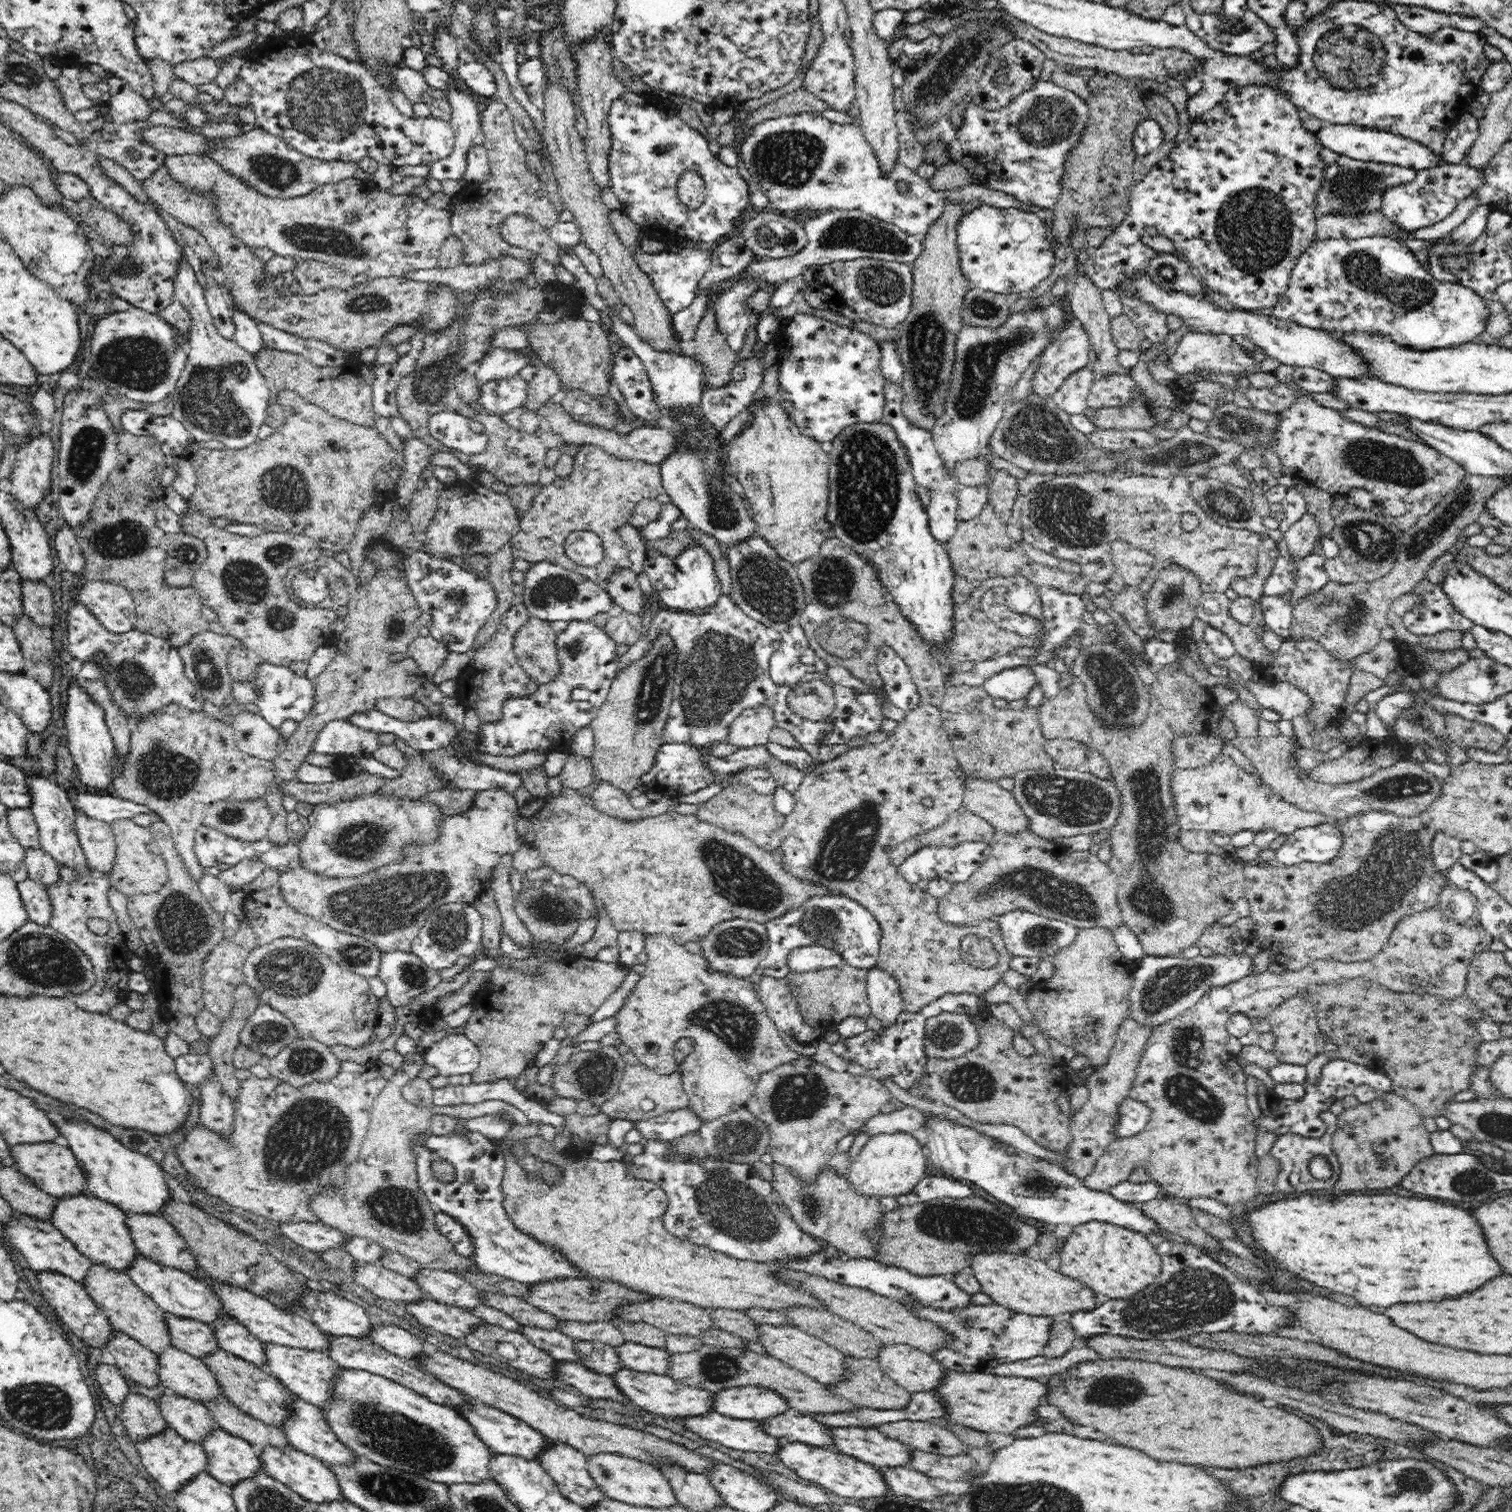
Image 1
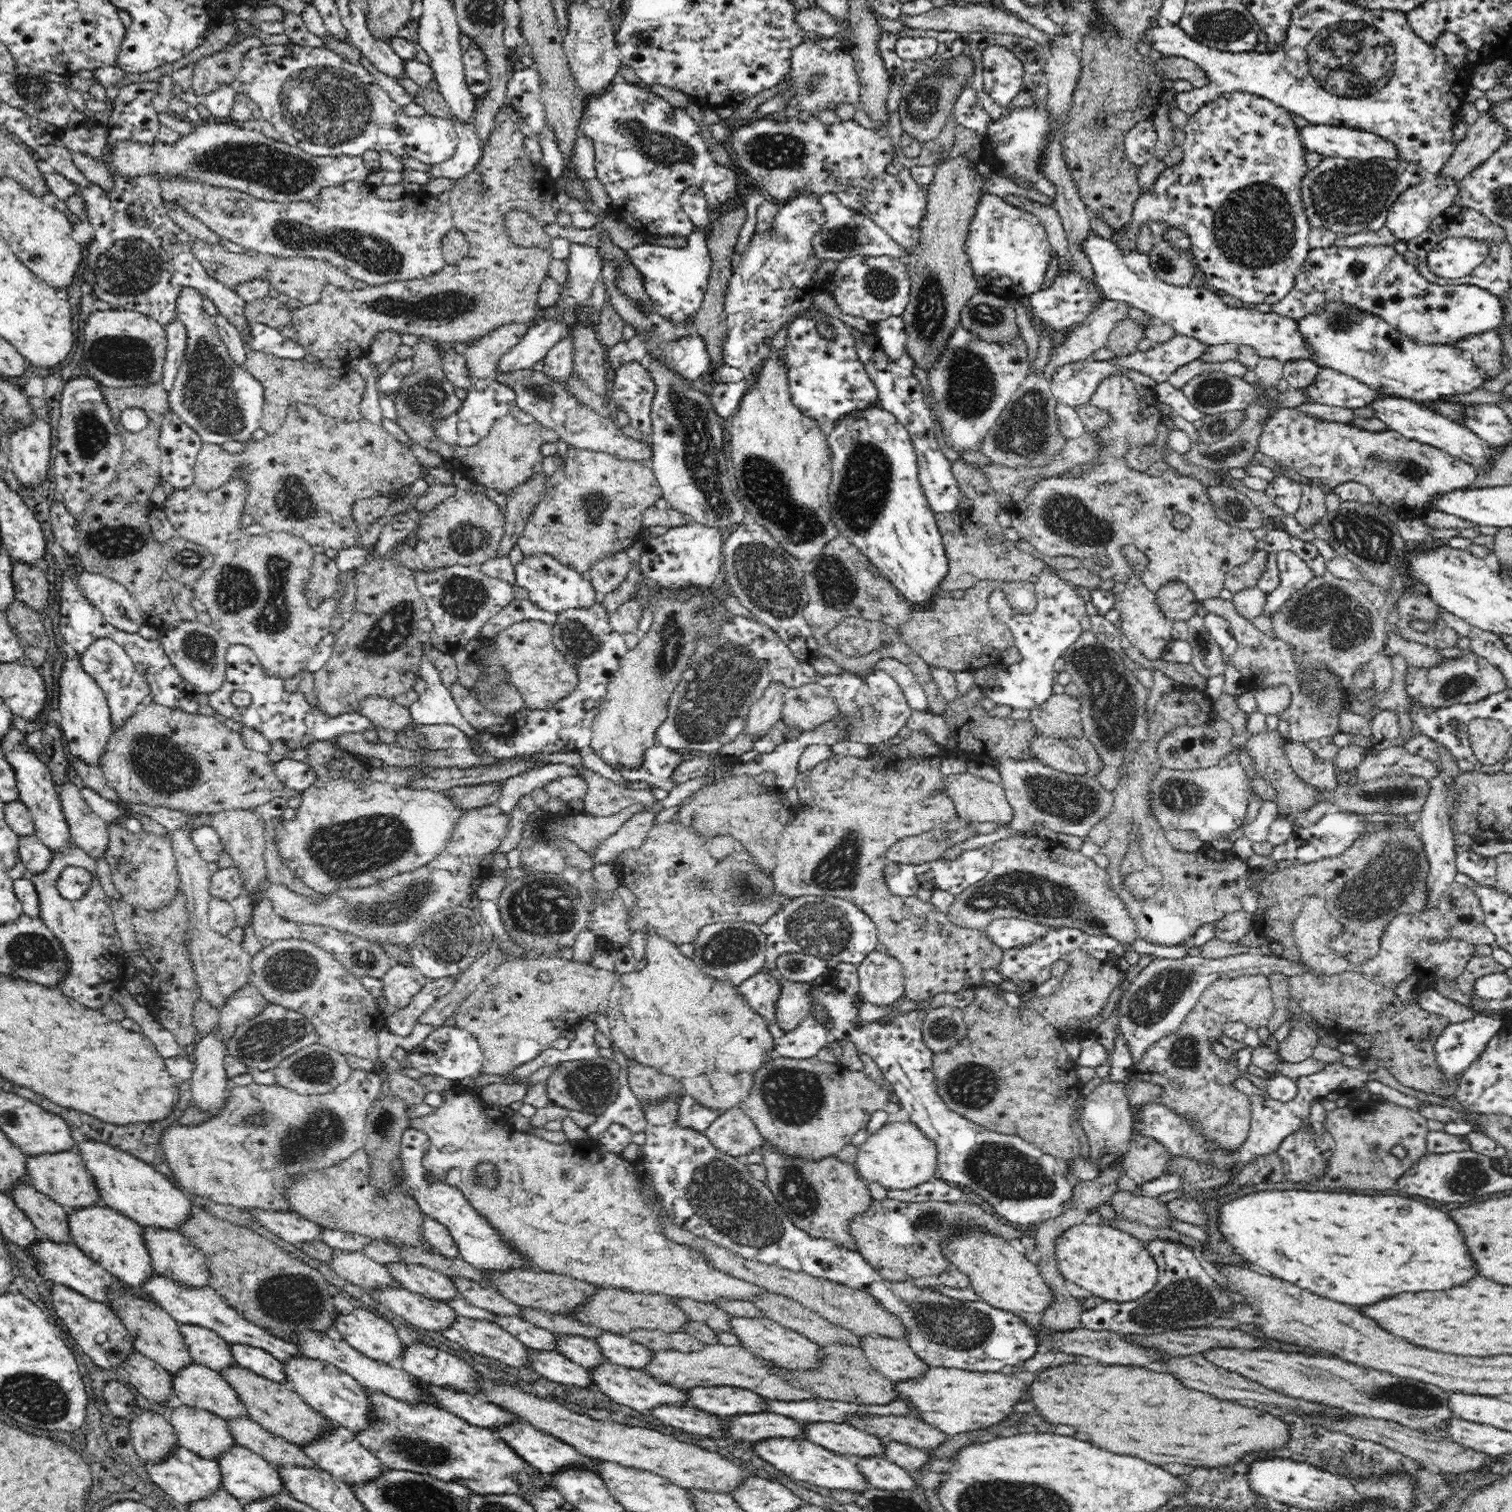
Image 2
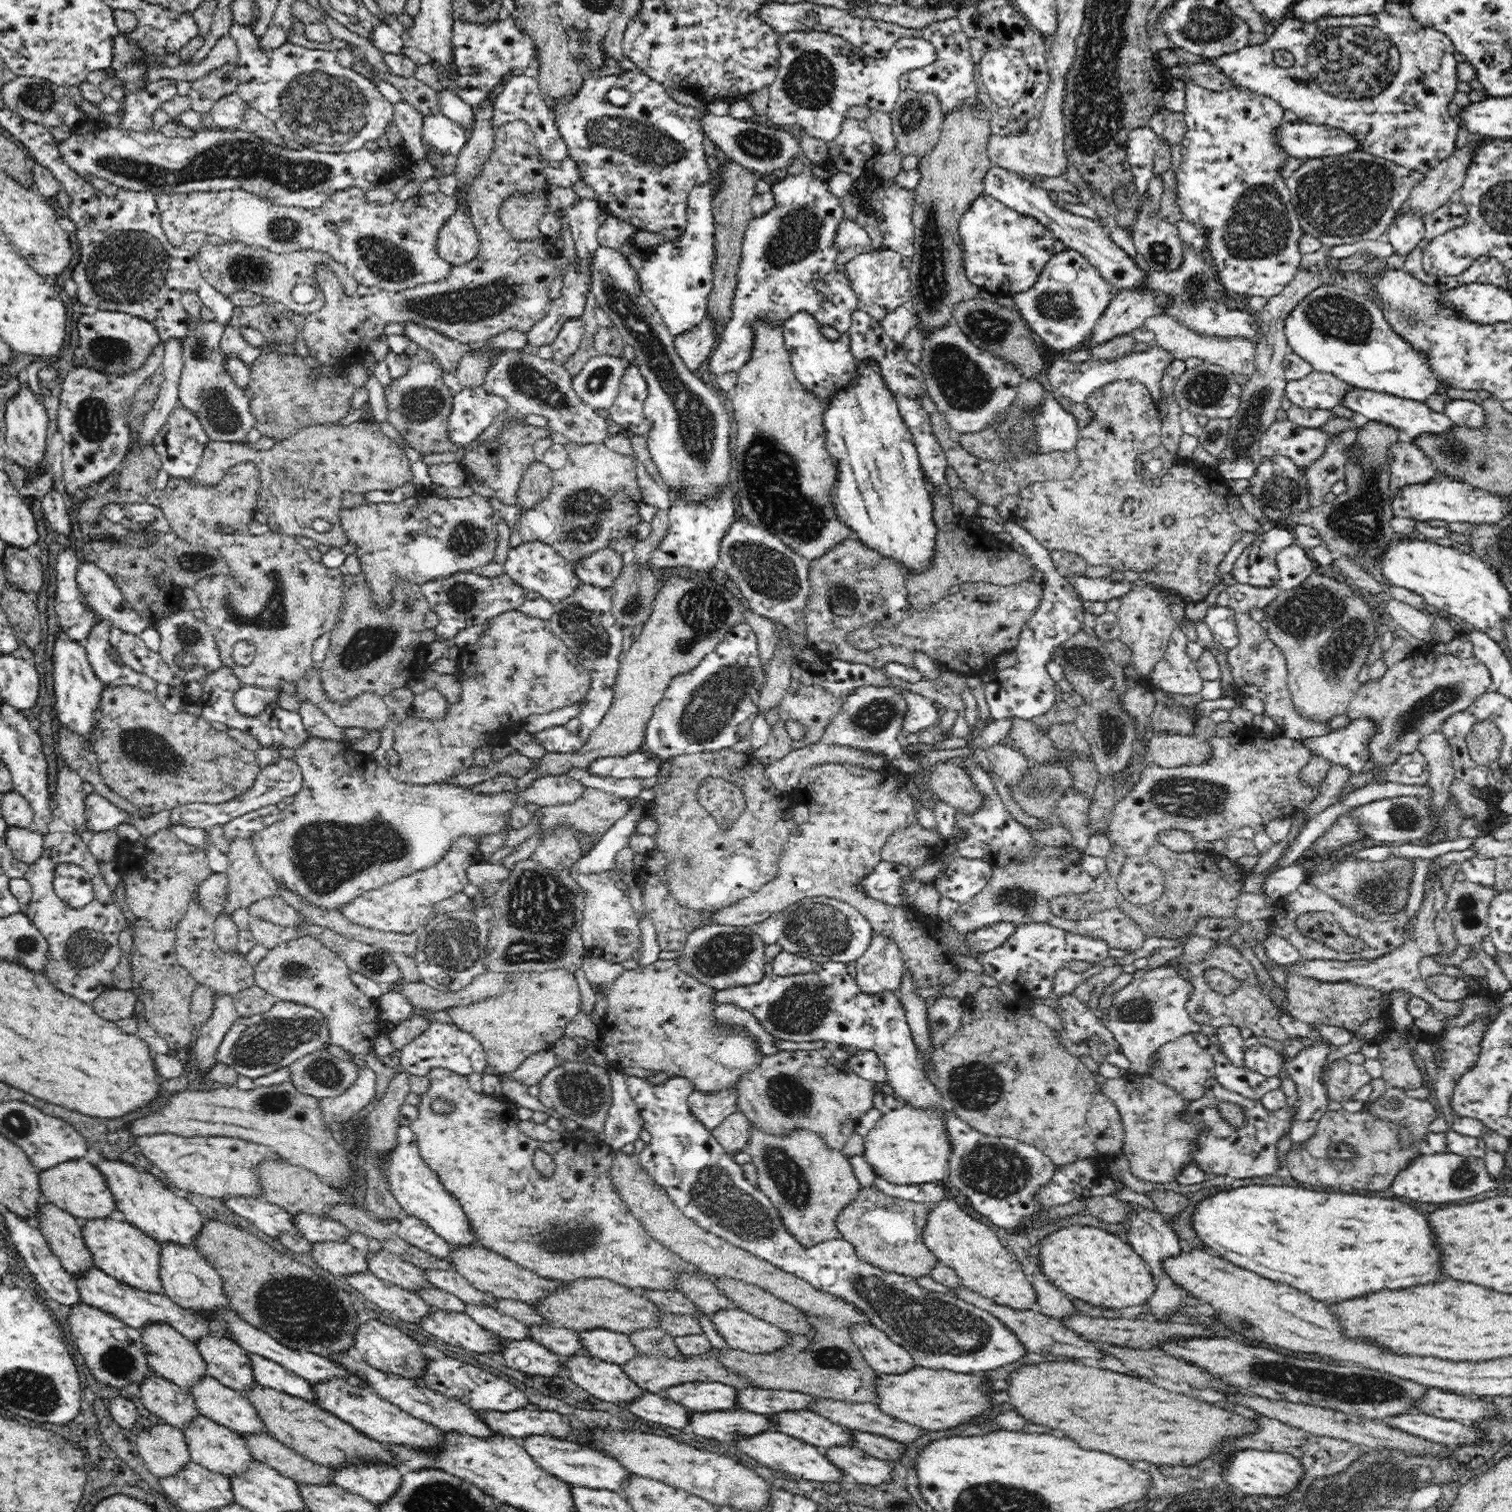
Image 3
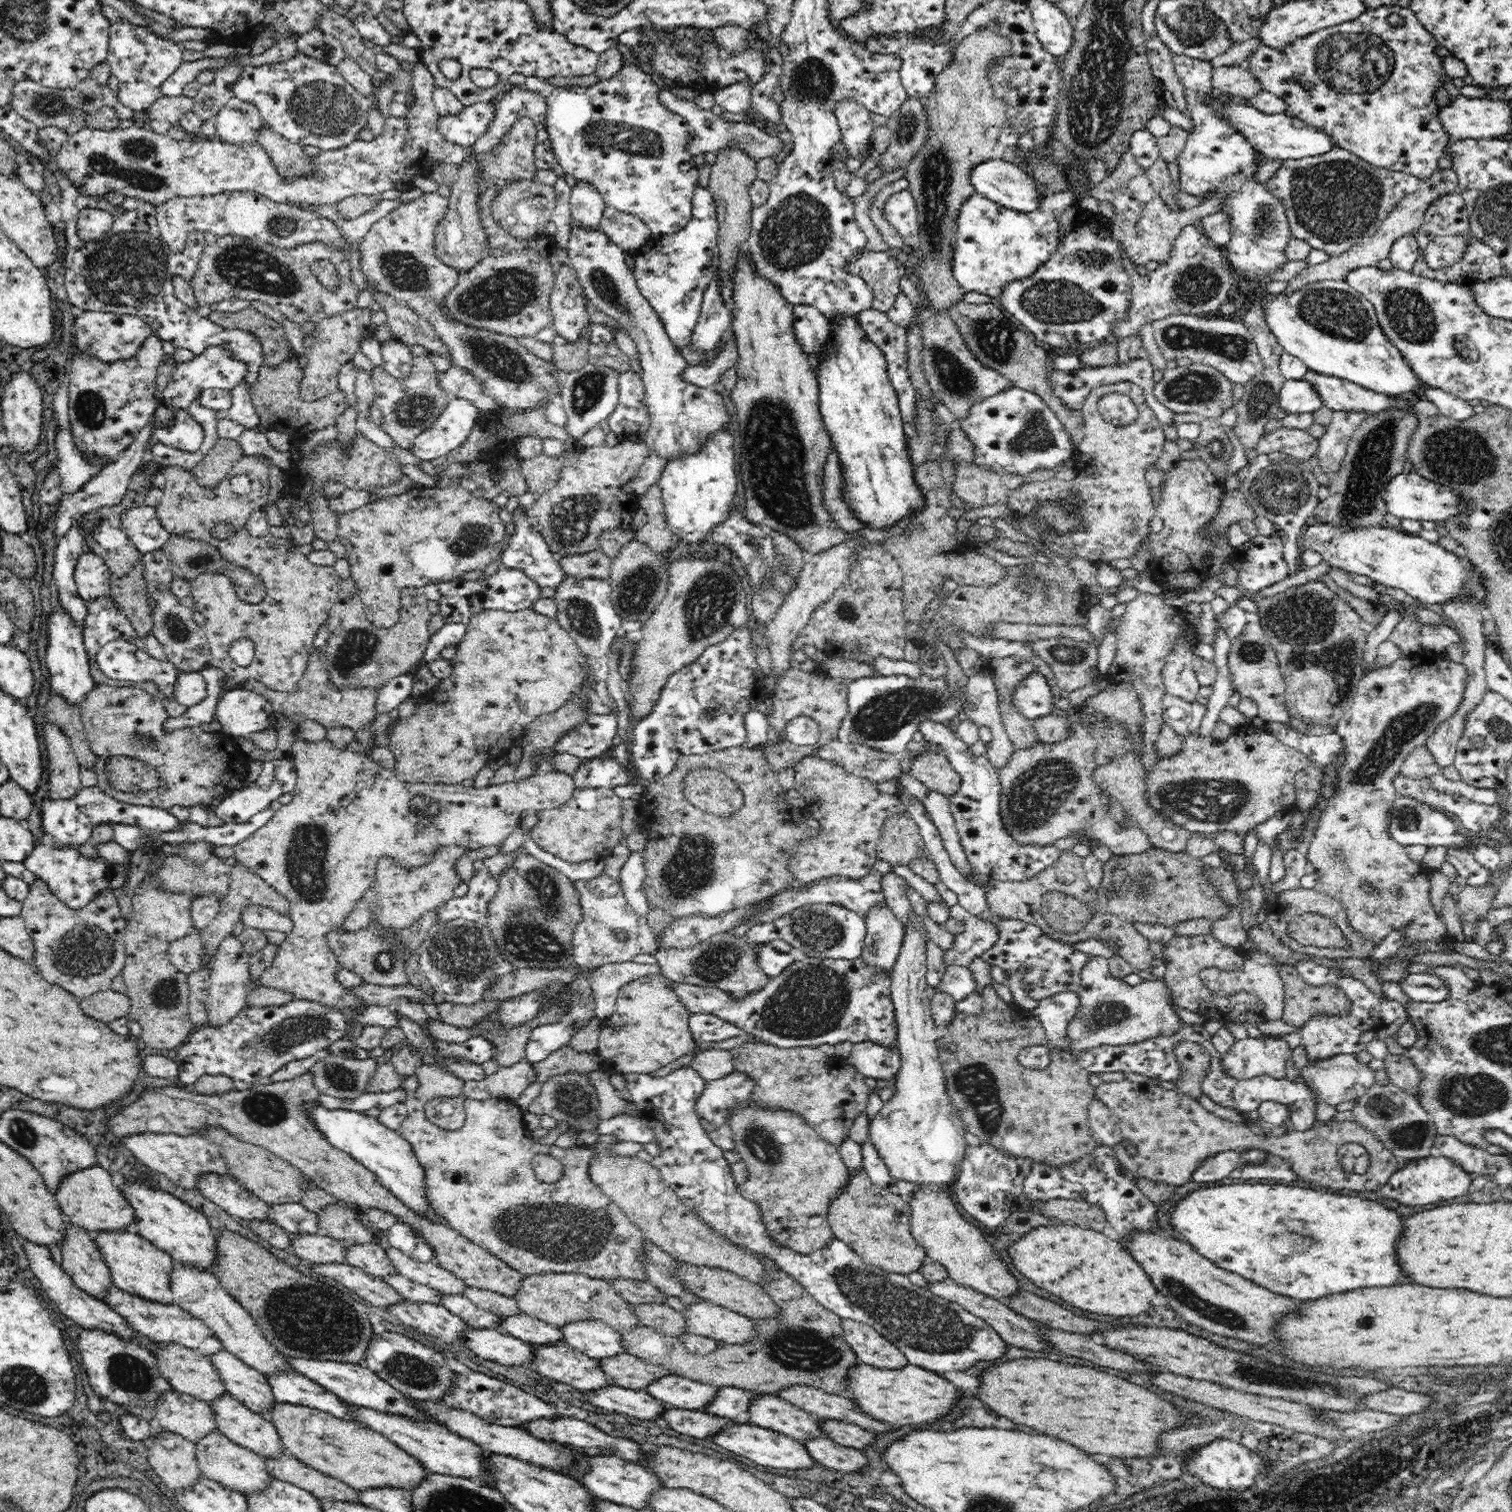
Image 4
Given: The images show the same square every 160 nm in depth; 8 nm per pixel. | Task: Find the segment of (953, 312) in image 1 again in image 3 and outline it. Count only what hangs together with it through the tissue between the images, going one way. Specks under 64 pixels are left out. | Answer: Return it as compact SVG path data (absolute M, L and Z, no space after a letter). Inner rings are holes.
M962 109L947 113L944 130L933 151L921 156L919 172L921 180L913 210L915 226L915 254L908 264L911 276L910 311L917 318L918 328L928 340L936 330L944 330L955 324L953 309L959 302L976 297L981 291L972 284L965 270L965 250L960 238L960 221L972 203L985 193L984 179L993 166L986 153L986 140L991 133L986 110Z

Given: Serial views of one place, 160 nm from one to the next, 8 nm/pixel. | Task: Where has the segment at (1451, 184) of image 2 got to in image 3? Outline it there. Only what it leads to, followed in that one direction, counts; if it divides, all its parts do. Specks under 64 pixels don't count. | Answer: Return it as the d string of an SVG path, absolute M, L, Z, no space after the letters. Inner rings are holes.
M1402 208L1392 220L1386 238L1395 246L1397 254L1408 255L1425 235L1424 214L1417 208Z

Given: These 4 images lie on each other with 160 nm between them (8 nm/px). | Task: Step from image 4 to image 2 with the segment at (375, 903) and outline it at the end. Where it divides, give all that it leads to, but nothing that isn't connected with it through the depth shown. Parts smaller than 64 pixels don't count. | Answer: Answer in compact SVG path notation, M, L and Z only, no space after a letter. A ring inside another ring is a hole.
M490 804L462 813L451 830L451 840L447 843L445 850L436 855L436 858L432 858L431 862L417 867L415 870L401 871L399 874L390 875L388 879L380 880L369 886L340 887L336 890L326 891L320 893L316 900L310 900L304 894L298 894L284 884L272 884L269 889L261 893L254 892L251 895L254 902L258 902L262 896L267 894L267 898L272 899L275 912L292 922L334 928L380 945L393 944L397 948L410 948L427 917L439 910L462 905L470 900L471 896L476 895L476 891L483 882L483 869L492 866L494 856L498 853L502 842L510 836L510 830L512 830L512 813L502 811L497 804Z

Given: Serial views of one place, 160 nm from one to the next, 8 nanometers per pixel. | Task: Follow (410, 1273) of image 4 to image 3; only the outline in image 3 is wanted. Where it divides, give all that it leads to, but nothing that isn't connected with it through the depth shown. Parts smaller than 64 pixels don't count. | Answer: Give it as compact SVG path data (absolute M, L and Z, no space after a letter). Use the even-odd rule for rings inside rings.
M457 1270L450 1271L426 1271L428 1279L436 1284L436 1288L450 1293L466 1305L482 1306L497 1309L500 1299L488 1292L476 1289Z

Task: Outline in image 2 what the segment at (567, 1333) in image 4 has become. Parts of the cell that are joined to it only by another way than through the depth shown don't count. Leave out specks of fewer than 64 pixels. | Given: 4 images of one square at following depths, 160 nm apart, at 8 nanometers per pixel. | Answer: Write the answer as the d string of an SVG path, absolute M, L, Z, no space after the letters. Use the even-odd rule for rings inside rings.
M604 1333L597 1338L604 1356L614 1365L642 1370L656 1358L656 1353L642 1344L633 1342L623 1334Z

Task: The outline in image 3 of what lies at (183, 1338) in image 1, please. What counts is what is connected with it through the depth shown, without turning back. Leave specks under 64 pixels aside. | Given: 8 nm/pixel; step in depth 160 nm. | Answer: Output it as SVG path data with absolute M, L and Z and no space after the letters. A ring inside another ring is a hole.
M209 1332L200 1334L192 1344L204 1361L206 1372L226 1386L242 1391L256 1383L248 1354L234 1341Z

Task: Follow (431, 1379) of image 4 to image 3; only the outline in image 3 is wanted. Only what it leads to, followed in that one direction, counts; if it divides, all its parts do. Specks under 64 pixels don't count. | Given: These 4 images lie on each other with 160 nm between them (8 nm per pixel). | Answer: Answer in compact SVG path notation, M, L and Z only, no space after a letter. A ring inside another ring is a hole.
M370 1318L366 1322L359 1321L356 1324L356 1328L352 1330L352 1344L362 1354L366 1362L379 1367L380 1370L391 1371L392 1374L417 1379L421 1367L424 1366L425 1356L419 1349L420 1338L406 1335L397 1327L380 1322L380 1320L374 1320L374 1318Z

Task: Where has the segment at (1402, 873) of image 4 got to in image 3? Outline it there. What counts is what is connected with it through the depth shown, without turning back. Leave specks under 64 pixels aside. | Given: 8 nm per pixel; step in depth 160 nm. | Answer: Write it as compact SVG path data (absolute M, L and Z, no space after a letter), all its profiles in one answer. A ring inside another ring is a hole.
M1414 653L1393 664L1379 681L1360 686L1346 714L1350 719L1373 718L1379 724L1379 733L1369 744L1373 754L1370 765L1388 764L1400 754L1416 751L1420 738L1437 732L1446 716L1467 709L1490 690L1494 690L1492 673L1474 655L1464 659L1452 654Z

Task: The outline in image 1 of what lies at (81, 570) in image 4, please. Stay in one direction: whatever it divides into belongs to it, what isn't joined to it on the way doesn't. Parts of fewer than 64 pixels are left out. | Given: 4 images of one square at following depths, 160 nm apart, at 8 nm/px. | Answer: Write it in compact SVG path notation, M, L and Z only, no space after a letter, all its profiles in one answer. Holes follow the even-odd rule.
M87 581L78 599L85 610L114 635L134 629L135 603L122 585L112 581Z

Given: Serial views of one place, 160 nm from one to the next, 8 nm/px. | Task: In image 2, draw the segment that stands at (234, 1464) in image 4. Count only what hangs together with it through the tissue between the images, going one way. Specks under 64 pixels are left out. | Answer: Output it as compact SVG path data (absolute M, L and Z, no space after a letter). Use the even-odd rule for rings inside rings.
M183 1404L169 1408L166 1416L177 1442L204 1458L215 1459L218 1451L234 1441L223 1418L212 1411Z

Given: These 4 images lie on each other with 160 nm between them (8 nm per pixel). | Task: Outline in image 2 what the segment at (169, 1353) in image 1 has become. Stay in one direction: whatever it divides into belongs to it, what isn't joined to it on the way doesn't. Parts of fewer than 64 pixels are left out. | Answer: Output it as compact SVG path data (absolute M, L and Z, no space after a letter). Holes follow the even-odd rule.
M192 1361L186 1362L184 1366L178 1366L170 1373L169 1384L171 1392L180 1398L182 1404L212 1411L223 1419L246 1416L244 1405L240 1404L236 1391L217 1370L212 1370L209 1366L196 1364Z

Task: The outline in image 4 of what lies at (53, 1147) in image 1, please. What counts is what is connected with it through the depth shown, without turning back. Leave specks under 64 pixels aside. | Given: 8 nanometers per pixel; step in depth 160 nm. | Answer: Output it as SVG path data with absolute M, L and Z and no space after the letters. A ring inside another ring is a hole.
M96 1164L61 1175L56 1188L52 1192L54 1192L56 1204L64 1217L69 1222L73 1222L85 1230L124 1230L127 1228L128 1222L132 1220L132 1207L128 1206L128 1202L124 1200L124 1197L120 1196L120 1191L116 1189L116 1186L110 1180L110 1173Z

